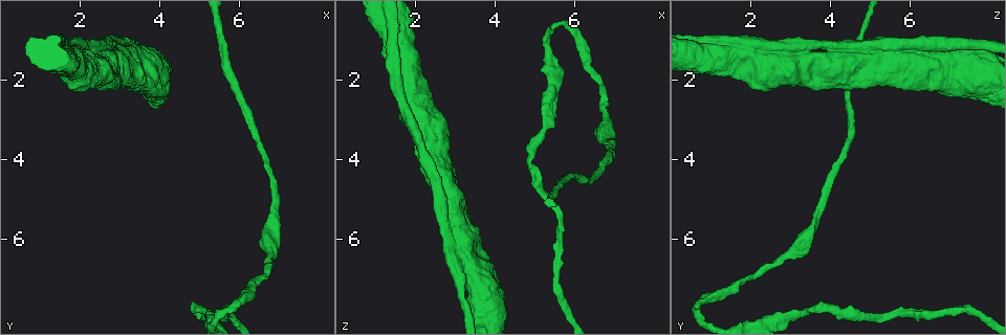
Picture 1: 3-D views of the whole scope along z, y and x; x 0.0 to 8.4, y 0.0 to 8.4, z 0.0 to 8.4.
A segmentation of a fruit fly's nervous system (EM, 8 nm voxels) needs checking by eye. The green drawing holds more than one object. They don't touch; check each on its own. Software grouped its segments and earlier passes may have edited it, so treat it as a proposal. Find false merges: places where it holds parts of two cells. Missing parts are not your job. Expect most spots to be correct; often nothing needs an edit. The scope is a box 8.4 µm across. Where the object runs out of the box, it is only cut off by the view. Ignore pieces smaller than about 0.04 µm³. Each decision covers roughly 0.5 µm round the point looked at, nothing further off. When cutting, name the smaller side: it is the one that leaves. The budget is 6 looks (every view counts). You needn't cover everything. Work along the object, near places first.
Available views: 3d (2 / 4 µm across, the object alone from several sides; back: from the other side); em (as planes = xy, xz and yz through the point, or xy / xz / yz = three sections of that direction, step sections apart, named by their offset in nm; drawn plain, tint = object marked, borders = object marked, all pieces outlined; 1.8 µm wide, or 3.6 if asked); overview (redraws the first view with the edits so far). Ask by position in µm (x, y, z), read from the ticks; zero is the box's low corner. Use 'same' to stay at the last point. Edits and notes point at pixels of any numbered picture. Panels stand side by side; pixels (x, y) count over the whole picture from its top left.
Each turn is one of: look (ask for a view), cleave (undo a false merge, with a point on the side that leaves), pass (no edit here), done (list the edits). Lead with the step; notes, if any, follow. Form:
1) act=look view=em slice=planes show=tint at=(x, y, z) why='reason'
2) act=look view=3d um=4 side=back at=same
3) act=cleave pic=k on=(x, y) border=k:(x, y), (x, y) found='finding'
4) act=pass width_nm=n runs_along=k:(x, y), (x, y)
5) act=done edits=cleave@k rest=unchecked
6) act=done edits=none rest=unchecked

act=look view=3d um=4 at=(6.75, 6.55, 2.80) why='thick turns thin'

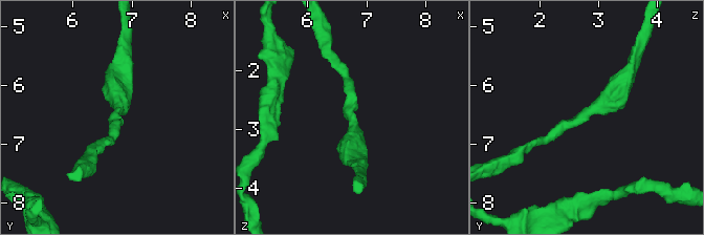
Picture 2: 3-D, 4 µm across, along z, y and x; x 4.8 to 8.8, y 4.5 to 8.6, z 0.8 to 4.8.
act=look view=em slice=planes show=tint at=(6.70, 6.45, 2.75) why='need the tissue'

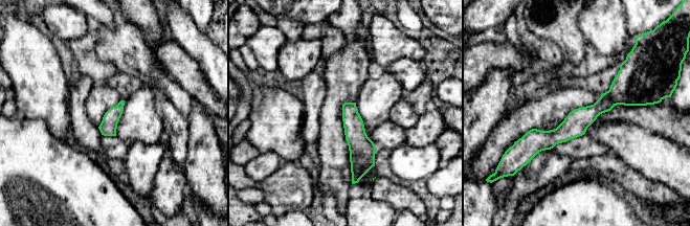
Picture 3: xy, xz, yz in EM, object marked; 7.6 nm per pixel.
act=pass runs_along=3:(642, 98), (609, 98), (559, 135), (525, 138) found='one cell here'

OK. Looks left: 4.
act=look view=em um=3.6 slice=xy step=4 show=tint at=(2.05, 1.75, 2.85) why='calibre changes'

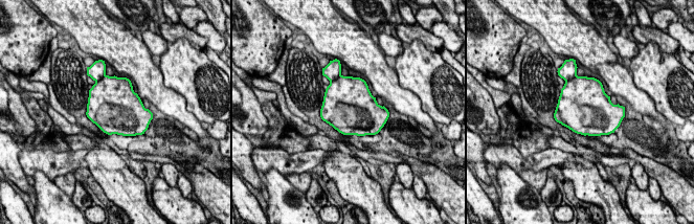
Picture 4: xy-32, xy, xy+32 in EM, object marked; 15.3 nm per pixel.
act=look view=em um=3.6 slice=planes show=tint at=same why='another direction'

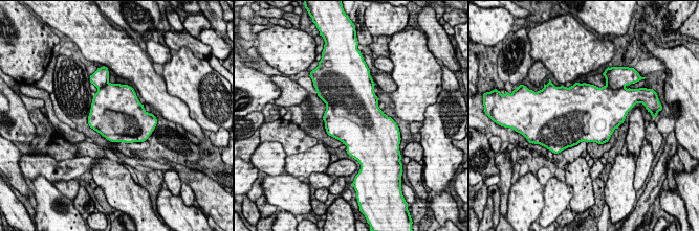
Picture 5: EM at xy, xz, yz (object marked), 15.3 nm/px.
act=pass width_nm=800 found='one cell here'

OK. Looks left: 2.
act=done edits=none rest=unchecked

